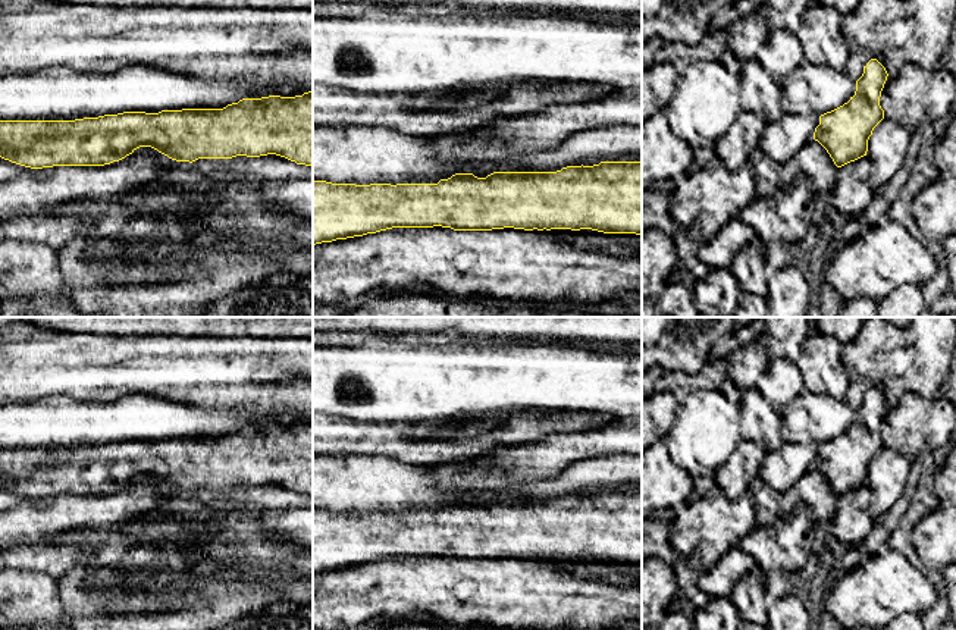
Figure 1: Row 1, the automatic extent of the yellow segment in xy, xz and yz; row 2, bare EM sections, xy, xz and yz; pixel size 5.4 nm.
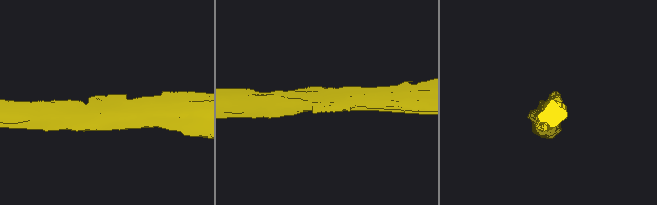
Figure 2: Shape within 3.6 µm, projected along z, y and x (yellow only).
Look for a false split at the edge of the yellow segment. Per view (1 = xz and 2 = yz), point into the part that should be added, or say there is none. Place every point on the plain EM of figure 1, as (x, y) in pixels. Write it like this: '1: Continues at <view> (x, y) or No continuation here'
1: No continuation here
2: No continuation here

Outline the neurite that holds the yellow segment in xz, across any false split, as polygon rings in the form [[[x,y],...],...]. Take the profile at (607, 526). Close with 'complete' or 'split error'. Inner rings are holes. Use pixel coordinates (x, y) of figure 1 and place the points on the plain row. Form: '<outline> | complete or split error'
[[[601,490],[567,495],[557,501],[493,501],[486,507],[455,502],[438,513],[332,513],[313,508],[313,574],[376,562],[392,557],[492,558],[592,558],[604,562],[642,564],[642,490]]] | complete

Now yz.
[[[871,388],[856,410],[855,424],[819,445],[814,468],[827,479],[837,496],[866,485],[868,468],[884,448],[880,426],[887,405],[886,397],[877,388]]] | complete

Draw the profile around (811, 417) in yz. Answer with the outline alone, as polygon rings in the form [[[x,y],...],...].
[[[805,389],[783,410],[781,436],[789,443],[824,443],[844,432],[856,420],[856,410],[846,398],[812,394]]]

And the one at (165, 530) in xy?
[[[163,518],[147,526],[135,524],[134,520],[119,530],[137,536],[140,543],[159,546],[162,543],[169,543],[185,532],[192,532],[195,535],[211,530],[206,526],[203,520],[179,520],[179,518]]]

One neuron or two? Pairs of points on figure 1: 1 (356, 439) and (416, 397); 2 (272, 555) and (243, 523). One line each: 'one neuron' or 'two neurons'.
1: two neurons
2: one neuron

